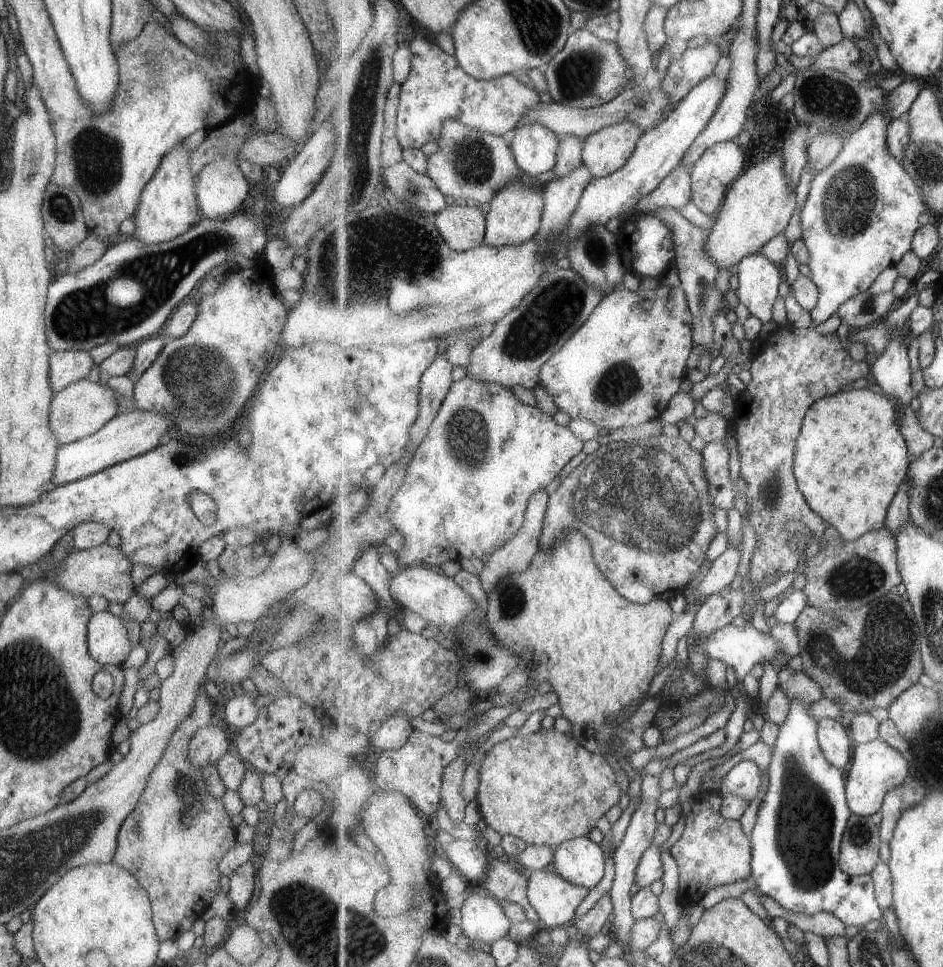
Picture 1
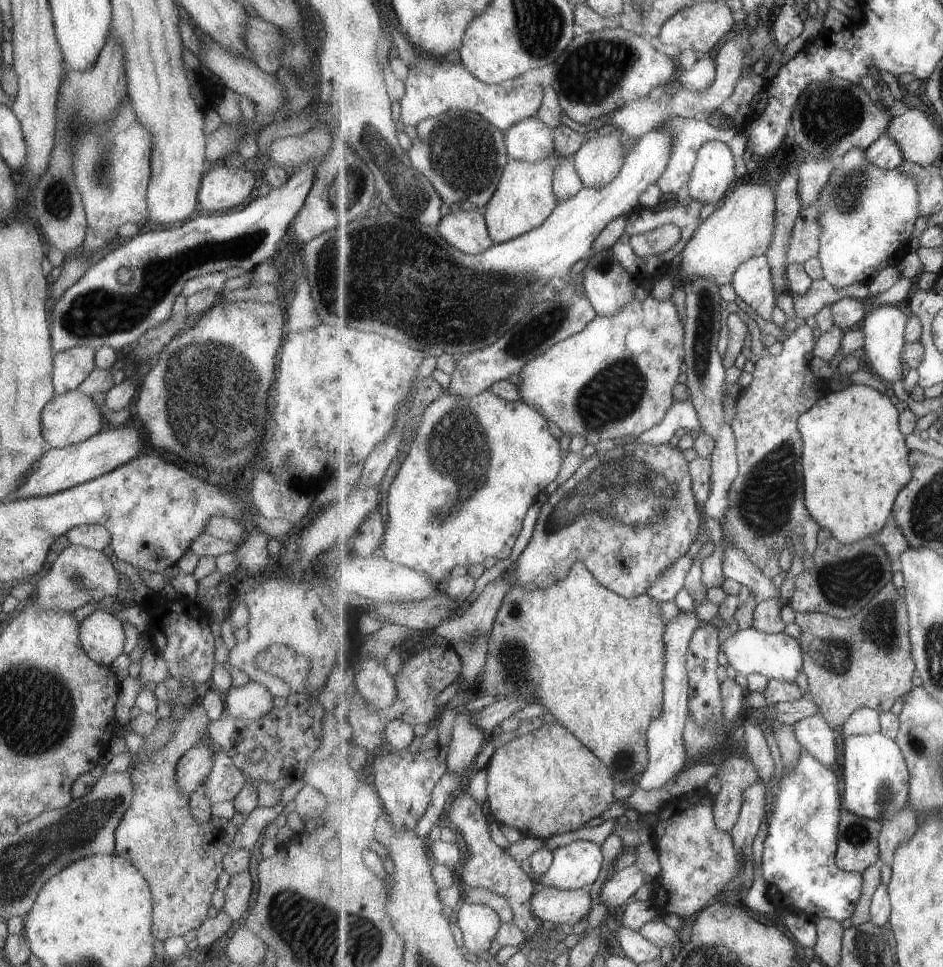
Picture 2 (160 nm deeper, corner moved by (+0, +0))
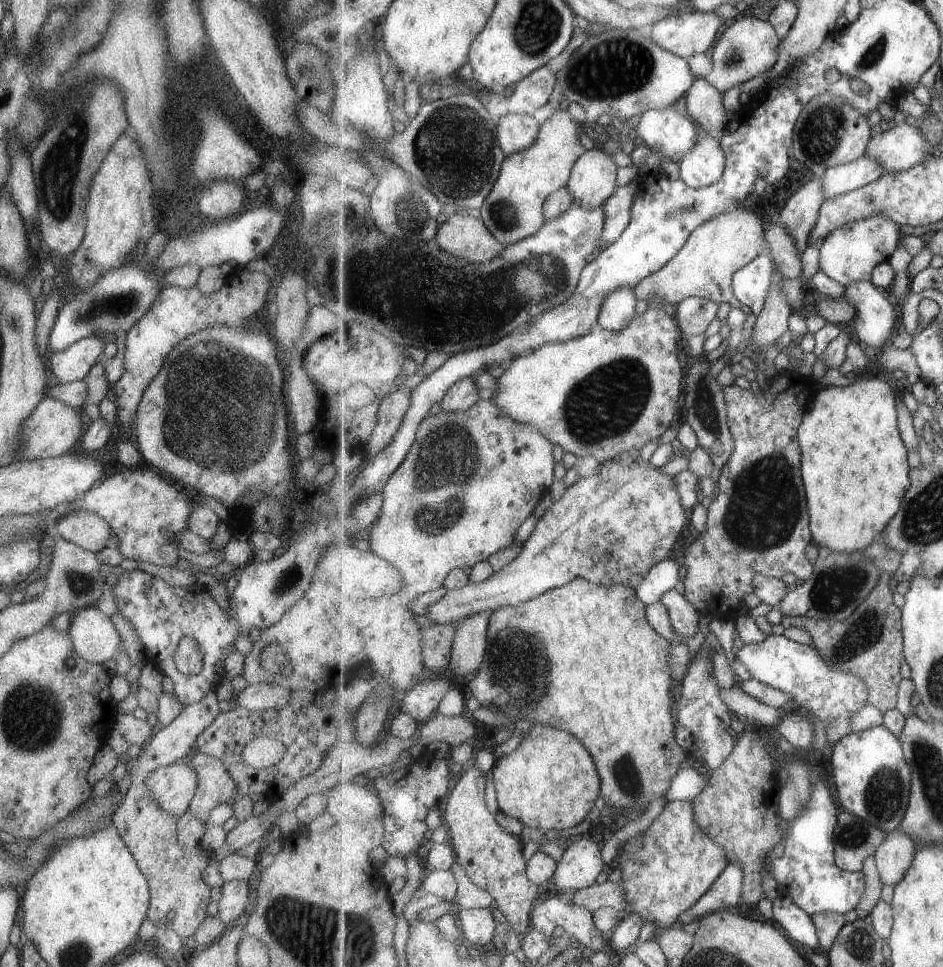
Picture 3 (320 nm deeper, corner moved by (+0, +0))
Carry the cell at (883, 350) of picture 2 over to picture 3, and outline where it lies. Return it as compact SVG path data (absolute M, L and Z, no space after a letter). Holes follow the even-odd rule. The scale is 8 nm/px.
M857 281L845 287L846 300L857 309L854 319L854 328L858 338L875 352L879 352L886 347L885 340L891 336L893 328L900 326L901 312L887 291L876 287L871 281Z

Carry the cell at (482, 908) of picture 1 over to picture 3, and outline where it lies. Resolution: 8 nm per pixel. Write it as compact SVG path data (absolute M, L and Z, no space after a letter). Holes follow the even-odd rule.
M469 909L459 912L459 929L476 947L485 946L495 936L495 918L491 909Z

